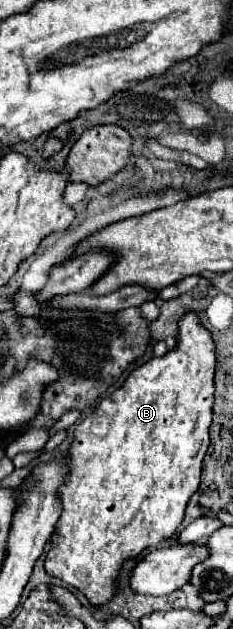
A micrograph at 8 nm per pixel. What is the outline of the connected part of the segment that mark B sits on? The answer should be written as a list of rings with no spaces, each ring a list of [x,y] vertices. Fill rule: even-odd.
[[[193,311],[185,313],[179,319],[179,335],[177,335],[177,345],[175,349],[167,351],[163,357],[153,357],[147,363],[135,367],[129,377],[125,379],[125,383],[111,395],[103,397],[101,403],[93,409],[91,415],[87,415],[75,429],[75,439],[69,447],[71,455],[69,455],[69,467],[71,467],[71,475],[67,479],[67,483],[61,487],[61,501],[63,501],[63,513],[55,525],[57,535],[53,537],[53,549],[47,553],[45,559],[45,569],[47,573],[51,573],[53,577],[63,579],[67,585],[77,587],[85,597],[89,597],[91,605],[103,605],[107,603],[113,593],[115,593],[115,577],[117,571],[121,567],[121,563],[129,557],[139,555],[141,551],[145,551],[149,545],[157,545],[161,541],[167,541],[175,535],[177,527],[183,521],[185,515],[185,507],[187,501],[191,499],[191,495],[199,489],[199,477],[201,477],[201,465],[203,465],[203,457],[207,453],[209,447],[209,427],[211,427],[211,405],[213,405],[213,377],[215,377],[215,367],[217,367],[217,353],[215,353],[215,343],[213,343],[213,335],[211,331],[207,331],[207,327],[201,325],[201,321],[197,319],[197,315],[193,315]]]

